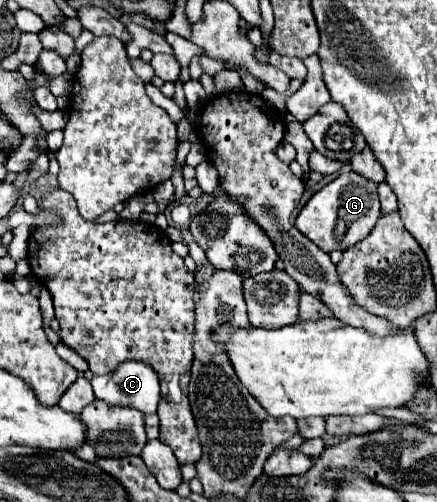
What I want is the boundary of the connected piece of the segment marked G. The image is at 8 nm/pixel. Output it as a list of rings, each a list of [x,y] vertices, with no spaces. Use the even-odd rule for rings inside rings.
[[[349,171],[349,173],[341,173],[333,183],[325,185],[307,201],[307,205],[297,215],[295,227],[307,239],[311,239],[319,249],[331,253],[335,249],[345,251],[357,241],[365,239],[369,231],[375,227],[379,217],[381,217],[381,209],[379,209],[377,185],[361,177],[359,173]],[[335,221],[337,221],[337,241],[335,241]]]

